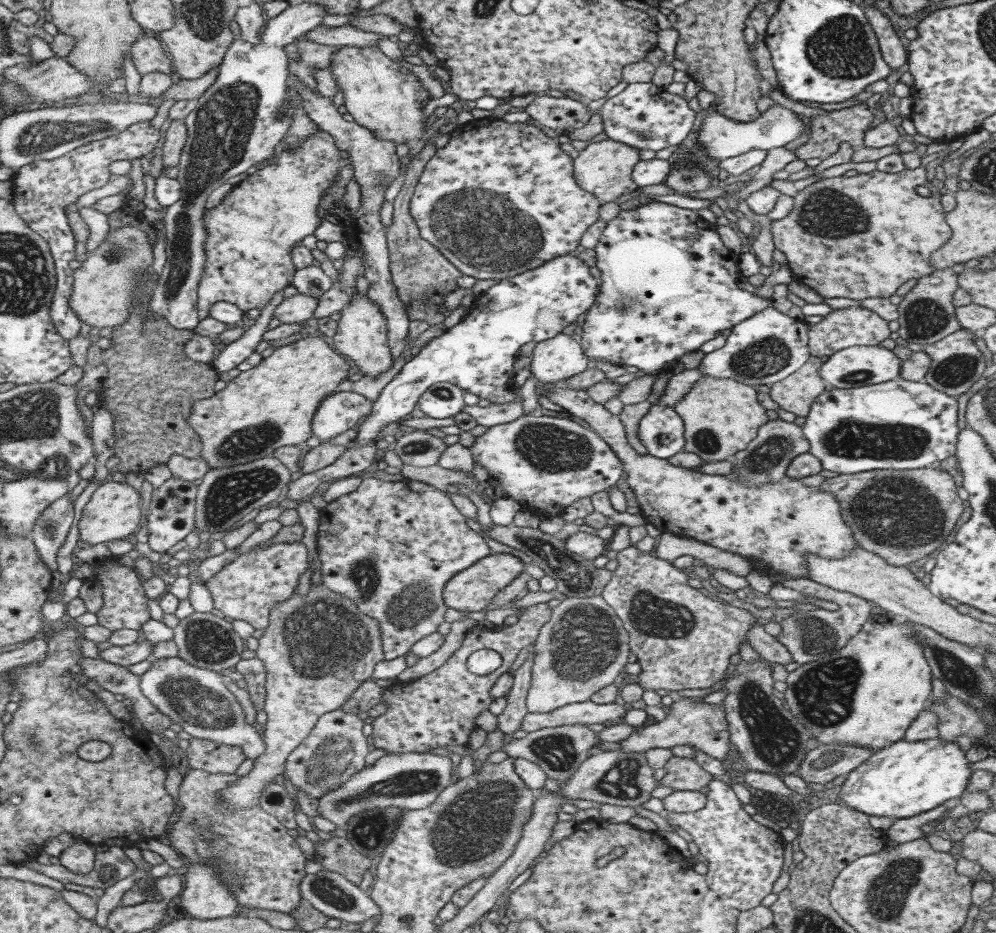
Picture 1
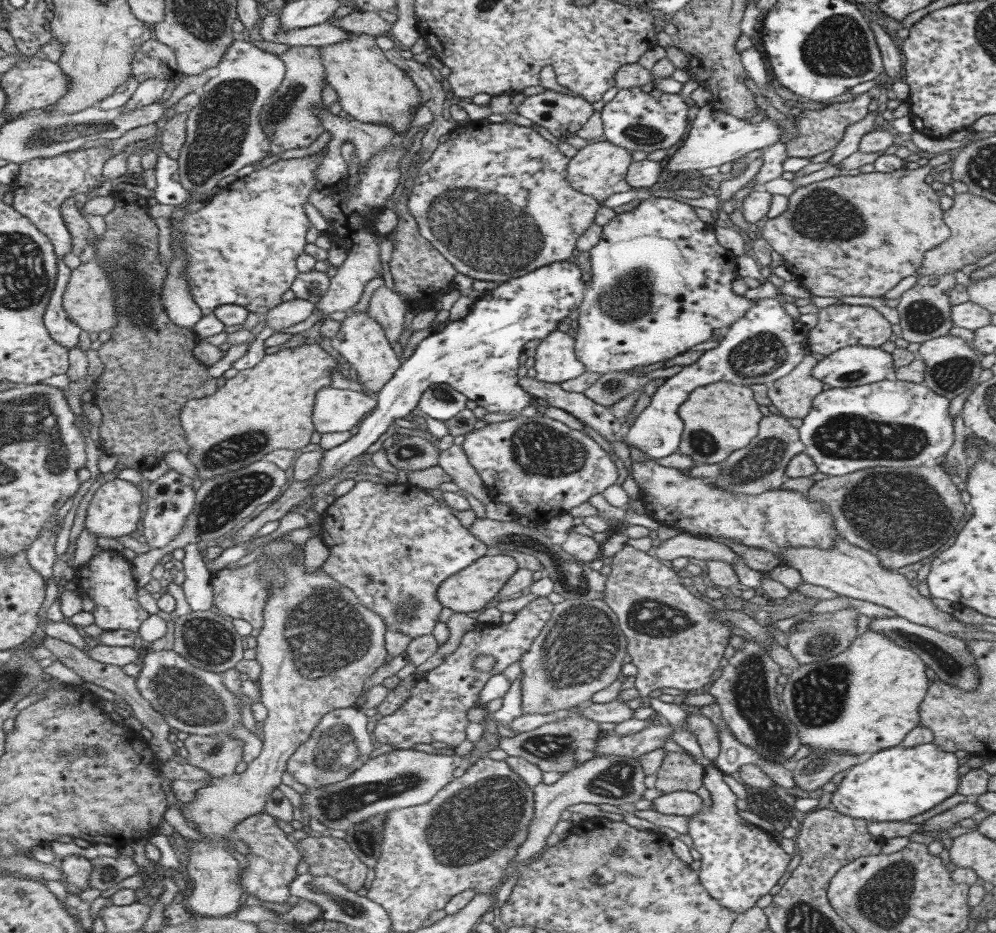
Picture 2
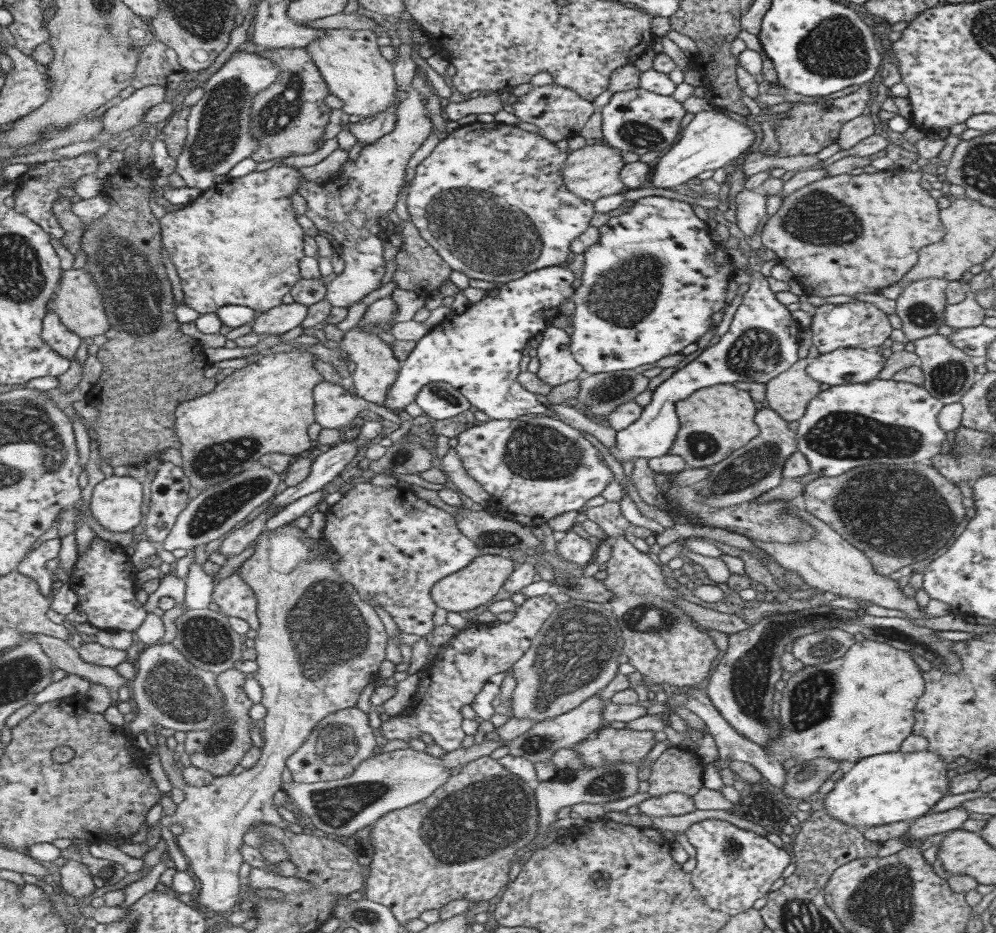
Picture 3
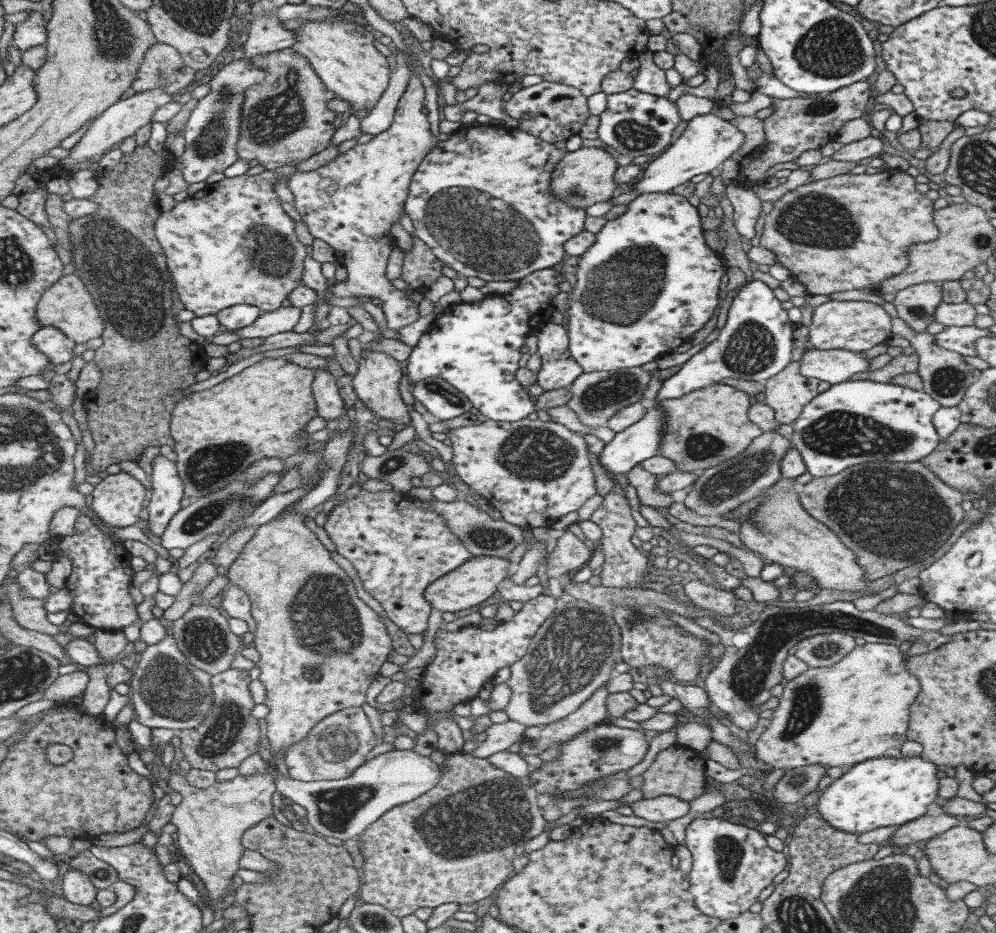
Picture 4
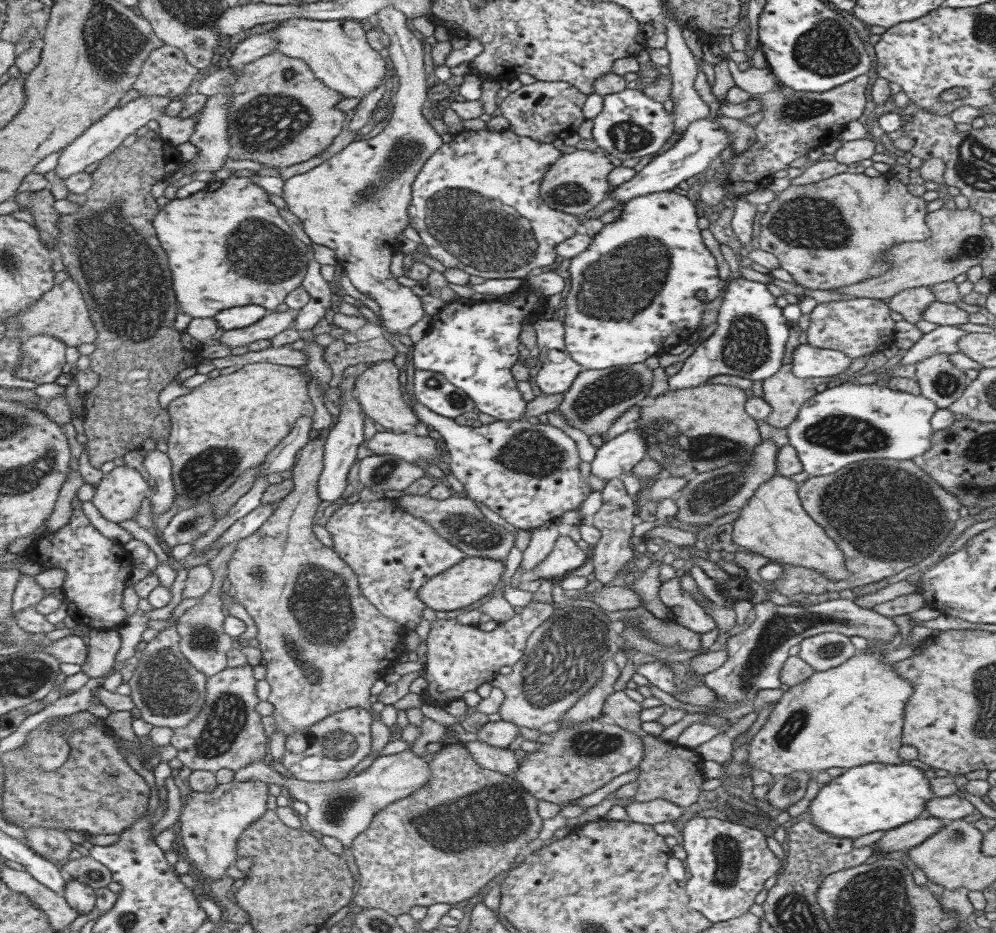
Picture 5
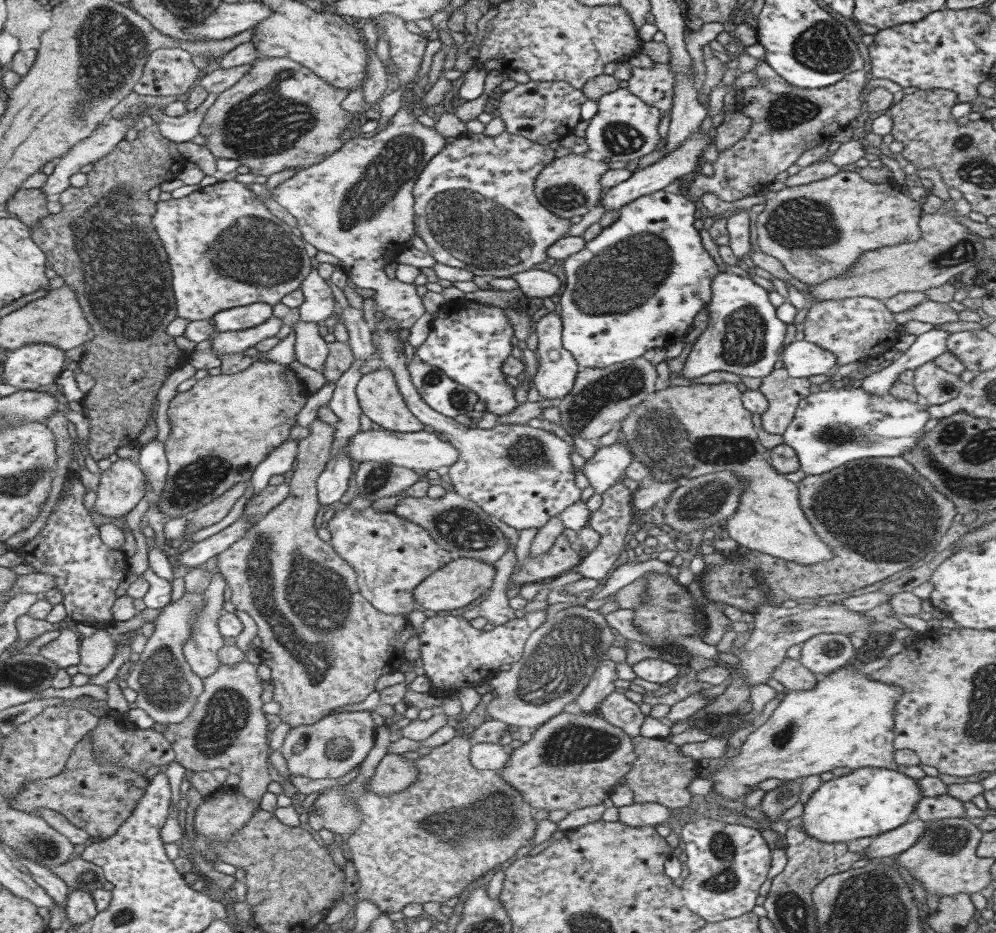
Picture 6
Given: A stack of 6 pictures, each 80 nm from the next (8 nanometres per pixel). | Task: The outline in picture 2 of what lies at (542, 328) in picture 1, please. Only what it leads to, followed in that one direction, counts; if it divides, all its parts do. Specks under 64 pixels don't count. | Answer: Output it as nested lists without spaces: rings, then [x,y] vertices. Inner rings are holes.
[[[572,259],[552,262],[547,266],[541,266],[535,270],[530,270],[525,274],[497,283],[491,290],[486,290],[482,296],[471,303],[467,314],[455,321],[442,322],[441,326],[435,327],[429,335],[423,338],[413,350],[413,353],[402,360],[399,368],[393,376],[381,387],[381,390],[374,396],[375,409],[365,416],[356,426],[356,433],[349,440],[333,446],[330,450],[322,451],[319,470],[317,474],[311,476],[307,483],[309,485],[319,485],[333,478],[335,473],[339,473],[351,459],[365,453],[376,439],[385,433],[385,430],[395,419],[410,417],[410,412],[416,408],[418,398],[422,392],[427,390],[431,384],[446,384],[453,390],[460,392],[469,400],[474,400],[477,407],[483,407],[487,412],[497,412],[497,414],[507,414],[515,417],[520,415],[521,410],[527,406],[533,406],[538,414],[544,415],[555,421],[565,424],[571,430],[583,431],[582,423],[571,414],[551,406],[540,407],[531,399],[531,395],[526,393],[517,384],[517,360],[522,353],[523,344],[535,338],[541,340],[552,330],[556,329],[557,323],[565,318],[571,310],[577,310],[583,298],[585,278],[581,275],[579,267],[573,264]]]

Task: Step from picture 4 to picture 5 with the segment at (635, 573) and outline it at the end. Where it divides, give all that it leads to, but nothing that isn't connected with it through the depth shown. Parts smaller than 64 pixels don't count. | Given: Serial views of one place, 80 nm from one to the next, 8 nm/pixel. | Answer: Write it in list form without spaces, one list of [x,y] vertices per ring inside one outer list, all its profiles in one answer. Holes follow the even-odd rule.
[[[619,478],[611,479],[601,490],[601,506],[588,520],[589,523],[600,532],[598,542],[591,548],[593,551],[588,556],[591,561],[592,572],[595,580],[603,583],[613,582],[615,578],[621,578],[626,574],[625,563],[634,561],[634,546],[631,545],[631,529],[635,517],[635,503],[625,492]]]

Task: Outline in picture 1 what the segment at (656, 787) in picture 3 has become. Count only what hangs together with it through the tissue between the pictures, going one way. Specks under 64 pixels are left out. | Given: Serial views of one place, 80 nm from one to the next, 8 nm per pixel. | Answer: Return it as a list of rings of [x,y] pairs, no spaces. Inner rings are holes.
[[[672,755],[664,764],[665,774],[658,780],[660,786],[669,786],[671,790],[699,790],[707,786],[711,777],[694,759]]]

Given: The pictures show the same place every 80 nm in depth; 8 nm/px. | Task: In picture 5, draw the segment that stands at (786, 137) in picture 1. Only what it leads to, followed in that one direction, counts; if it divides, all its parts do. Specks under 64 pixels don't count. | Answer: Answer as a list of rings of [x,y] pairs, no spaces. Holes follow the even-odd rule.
[[[700,118],[699,120],[691,121],[684,130],[684,134],[680,135],[674,145],[667,149],[665,153],[653,157],[631,179],[618,184],[616,189],[610,192],[611,198],[619,202],[625,202],[645,194],[671,191],[679,182],[691,178],[691,176],[699,174],[699,172],[704,172],[703,170],[727,146],[730,138],[731,134],[725,129],[719,128],[715,120],[709,121],[705,118]]]

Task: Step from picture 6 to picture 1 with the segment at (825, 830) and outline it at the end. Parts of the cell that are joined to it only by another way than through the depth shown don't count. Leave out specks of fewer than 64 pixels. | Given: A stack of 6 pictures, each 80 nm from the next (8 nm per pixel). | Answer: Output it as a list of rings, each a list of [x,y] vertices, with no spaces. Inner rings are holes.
[[[940,738],[917,742],[898,740],[876,750],[848,772],[840,785],[837,801],[868,816],[909,818],[963,794],[971,774],[970,764],[965,759],[965,752],[961,753],[955,742],[945,742]]]

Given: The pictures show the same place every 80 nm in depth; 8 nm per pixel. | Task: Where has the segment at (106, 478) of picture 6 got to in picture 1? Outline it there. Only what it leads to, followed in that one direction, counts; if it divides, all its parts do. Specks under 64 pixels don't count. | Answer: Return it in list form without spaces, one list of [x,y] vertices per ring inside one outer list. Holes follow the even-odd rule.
[[[108,480],[92,494],[90,501],[83,509],[79,519],[80,544],[91,546],[109,542],[109,540],[125,539],[143,526],[141,522],[141,495],[131,484]]]

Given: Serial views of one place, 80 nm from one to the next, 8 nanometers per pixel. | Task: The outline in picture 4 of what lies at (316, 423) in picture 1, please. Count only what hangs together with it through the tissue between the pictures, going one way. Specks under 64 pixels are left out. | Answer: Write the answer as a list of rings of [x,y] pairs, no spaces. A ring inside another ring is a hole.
[[[315,369],[314,379],[311,383],[312,397],[314,398],[316,416],[322,418],[334,428],[341,425],[343,414],[343,399],[340,397],[338,382],[327,369]]]

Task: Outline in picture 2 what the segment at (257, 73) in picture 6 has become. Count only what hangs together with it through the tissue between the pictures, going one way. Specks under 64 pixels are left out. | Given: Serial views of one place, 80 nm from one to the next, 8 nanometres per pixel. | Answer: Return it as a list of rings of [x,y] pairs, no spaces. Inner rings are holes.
[[[293,46],[278,56],[285,66],[285,76],[274,93],[263,103],[258,124],[263,134],[270,137],[269,155],[280,154],[289,148],[305,148],[324,131],[321,119],[314,115],[312,106],[322,106],[321,89],[324,80],[323,61],[317,46]]]

